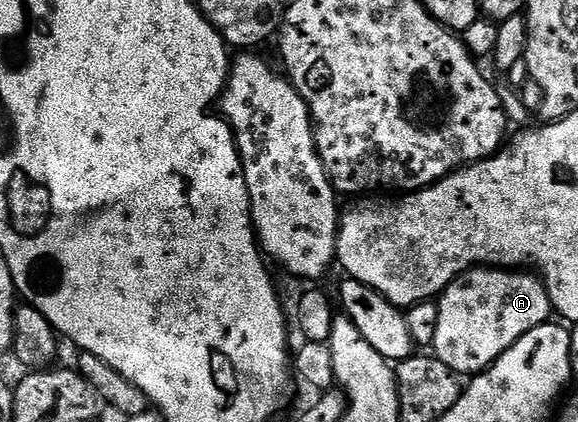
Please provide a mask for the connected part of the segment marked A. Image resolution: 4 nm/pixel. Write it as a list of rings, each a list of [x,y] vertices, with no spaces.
[[[472,267],[455,278],[438,298],[437,335],[433,346],[434,356],[445,363],[456,375],[478,375],[493,364],[521,335],[552,320],[553,310],[547,288],[531,271],[508,271],[503,267]]]

